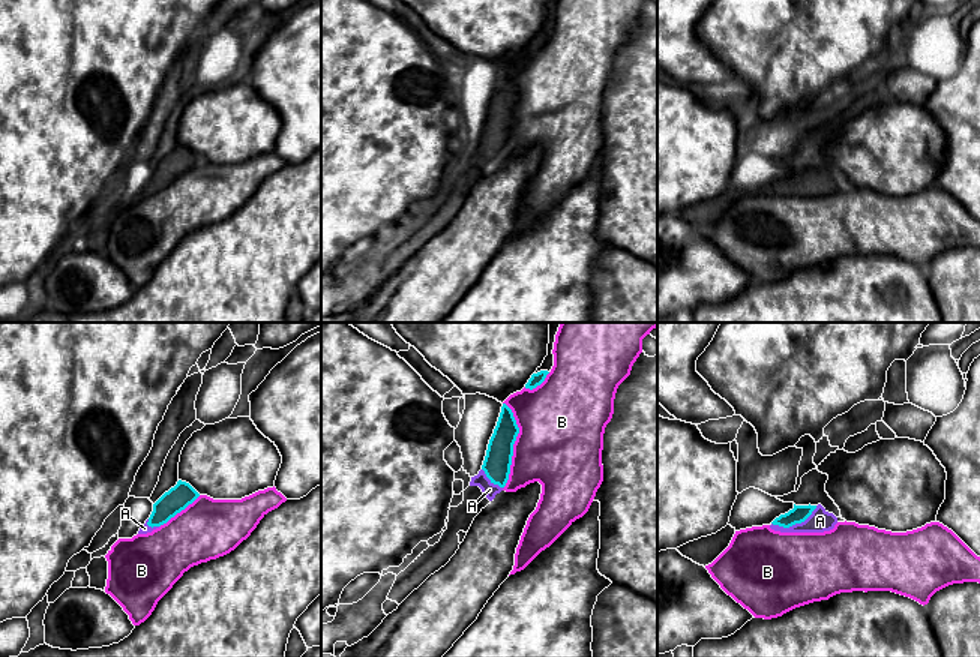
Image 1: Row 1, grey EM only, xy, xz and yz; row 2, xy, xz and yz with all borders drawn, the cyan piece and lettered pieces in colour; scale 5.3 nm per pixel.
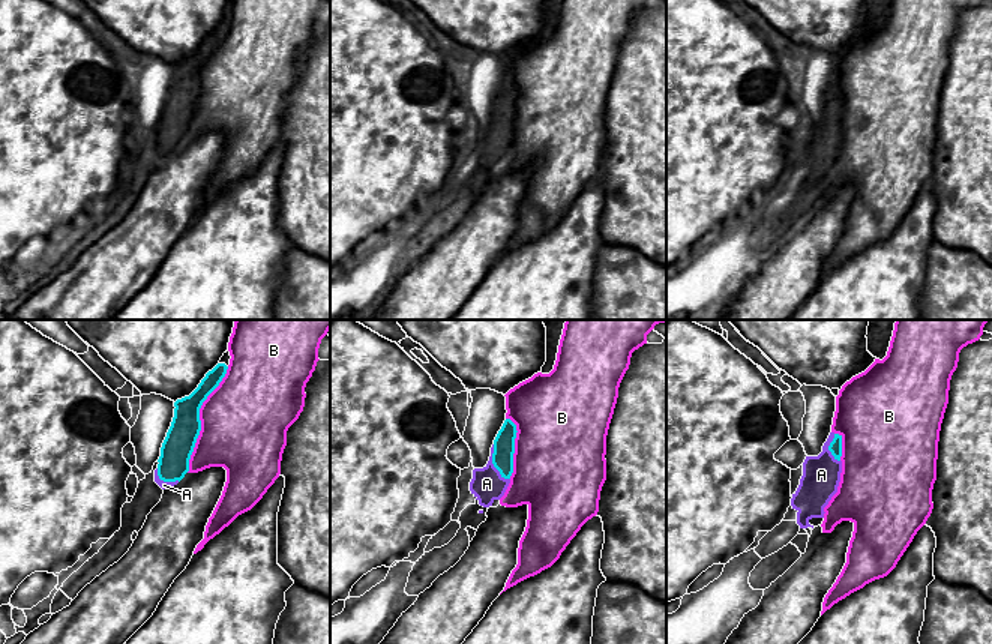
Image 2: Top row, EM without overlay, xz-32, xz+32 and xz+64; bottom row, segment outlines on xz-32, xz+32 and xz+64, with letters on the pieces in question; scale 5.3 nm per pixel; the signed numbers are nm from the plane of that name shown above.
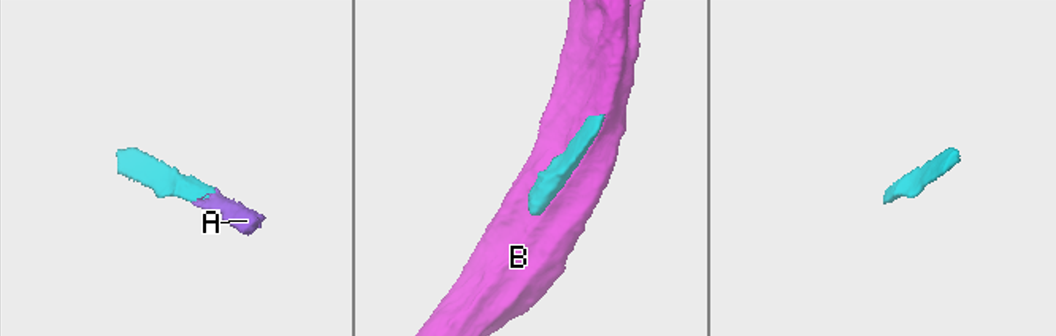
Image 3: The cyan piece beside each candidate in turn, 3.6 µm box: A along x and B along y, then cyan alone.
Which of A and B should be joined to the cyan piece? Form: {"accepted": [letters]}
{"accepted": ["A"]}

